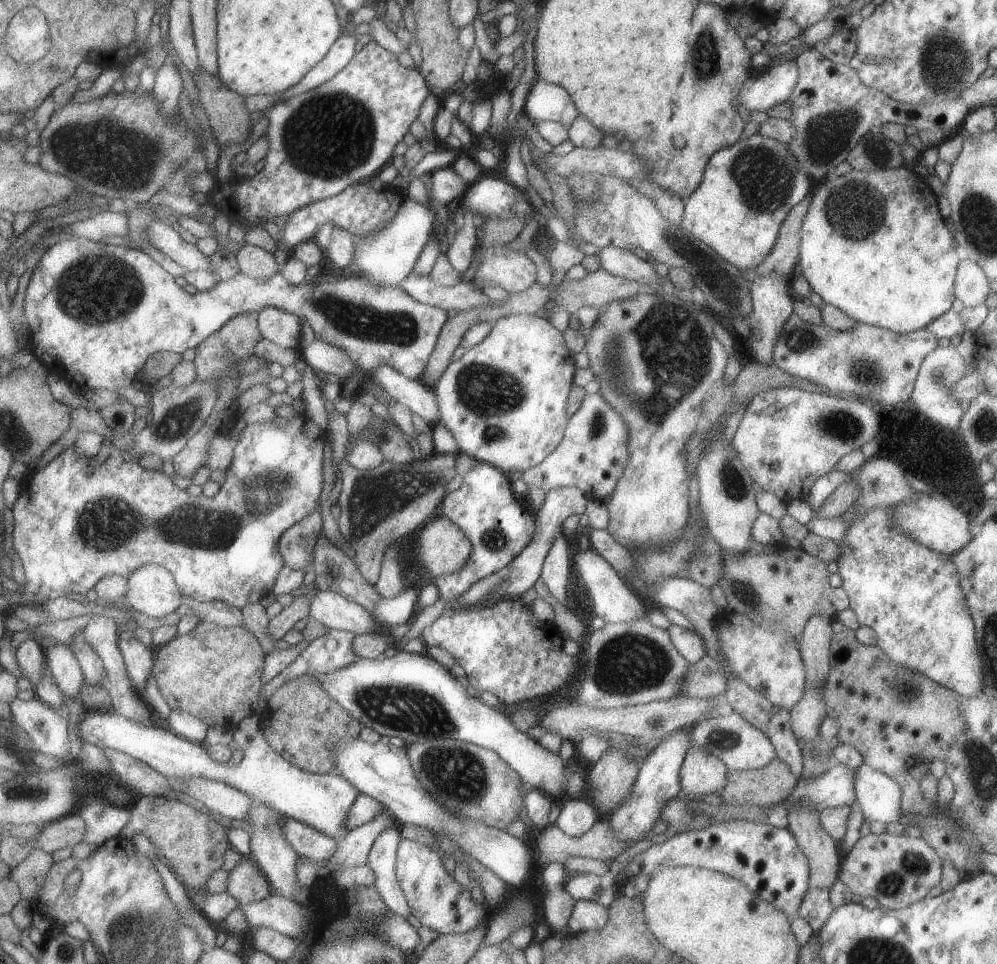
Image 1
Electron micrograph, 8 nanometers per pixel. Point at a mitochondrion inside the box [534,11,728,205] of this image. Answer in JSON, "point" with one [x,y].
{"point":[705,61]}

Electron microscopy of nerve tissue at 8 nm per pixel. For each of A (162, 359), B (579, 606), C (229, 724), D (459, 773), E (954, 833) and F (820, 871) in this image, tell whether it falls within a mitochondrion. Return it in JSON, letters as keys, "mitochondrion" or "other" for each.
{"A":"other","B":"other","C":"other","D":"mitochondrion","E":"mitochondrion","F":"other"}

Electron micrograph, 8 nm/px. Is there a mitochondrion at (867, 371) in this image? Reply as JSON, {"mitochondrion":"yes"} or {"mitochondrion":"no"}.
{"mitochondrion":"yes"}

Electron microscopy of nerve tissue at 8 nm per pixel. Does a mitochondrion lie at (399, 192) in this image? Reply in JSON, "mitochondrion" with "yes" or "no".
{"mitochondrion":"no"}

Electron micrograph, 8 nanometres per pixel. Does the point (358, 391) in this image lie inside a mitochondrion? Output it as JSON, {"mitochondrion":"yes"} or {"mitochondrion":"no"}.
{"mitochondrion":"no"}

